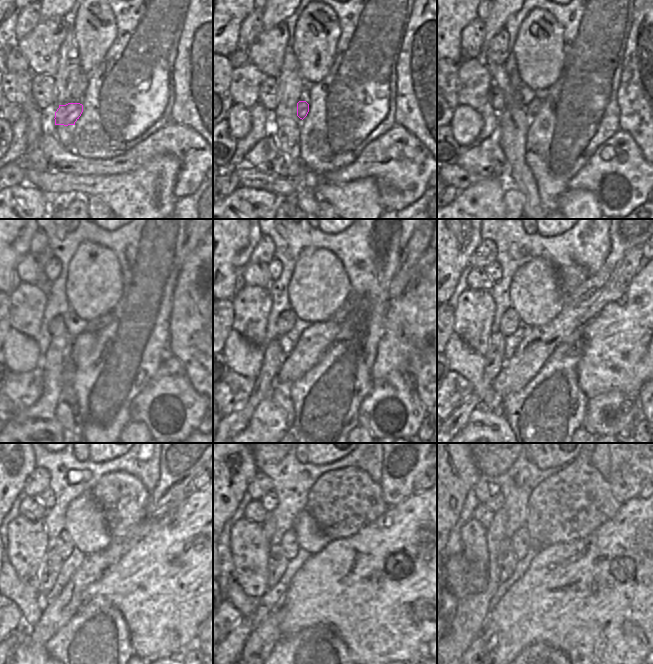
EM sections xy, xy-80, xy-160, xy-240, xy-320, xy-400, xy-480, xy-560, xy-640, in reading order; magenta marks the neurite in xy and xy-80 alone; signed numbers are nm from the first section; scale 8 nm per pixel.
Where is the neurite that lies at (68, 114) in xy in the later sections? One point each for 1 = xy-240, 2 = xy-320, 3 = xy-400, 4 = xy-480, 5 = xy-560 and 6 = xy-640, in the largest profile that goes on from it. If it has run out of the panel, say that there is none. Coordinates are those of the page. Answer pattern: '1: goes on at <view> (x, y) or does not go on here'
1: goes on at xy-240 (94, 325)
2: goes on at xy-320 (338, 317)
3: goes on at xy-400 (623, 239)
4: goes on at xy-480 (179, 464)
5: goes on at xy-560 (403, 463)
6: goes on at xy-640 (632, 463)

